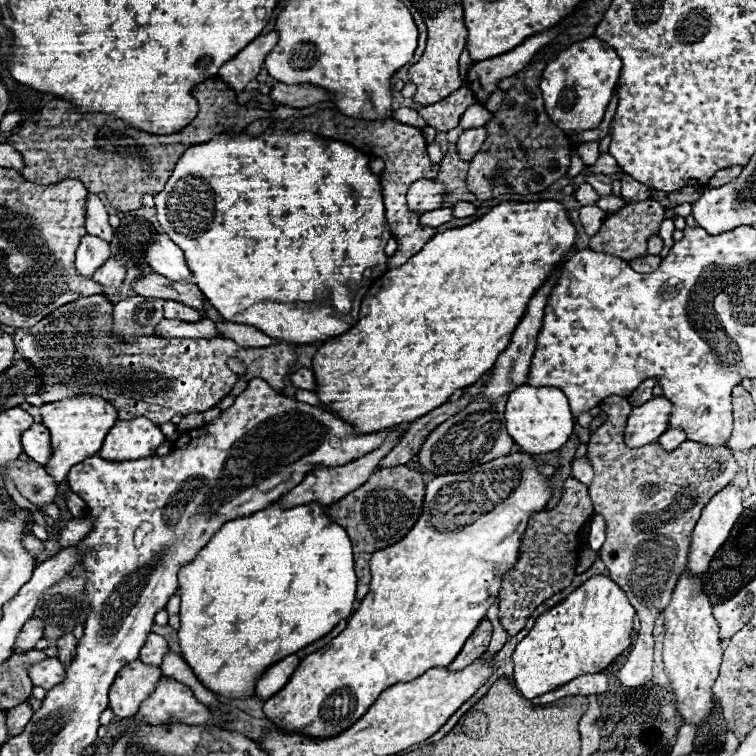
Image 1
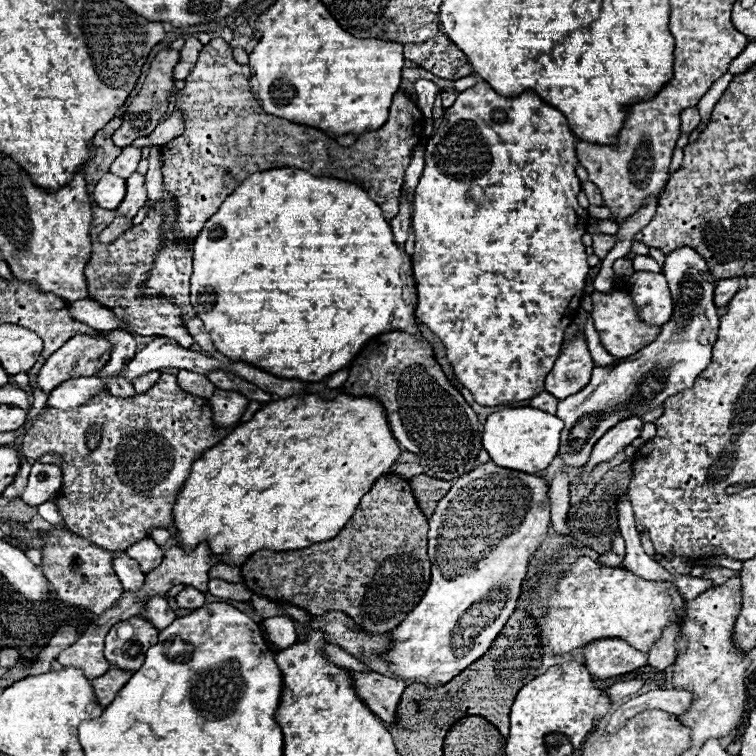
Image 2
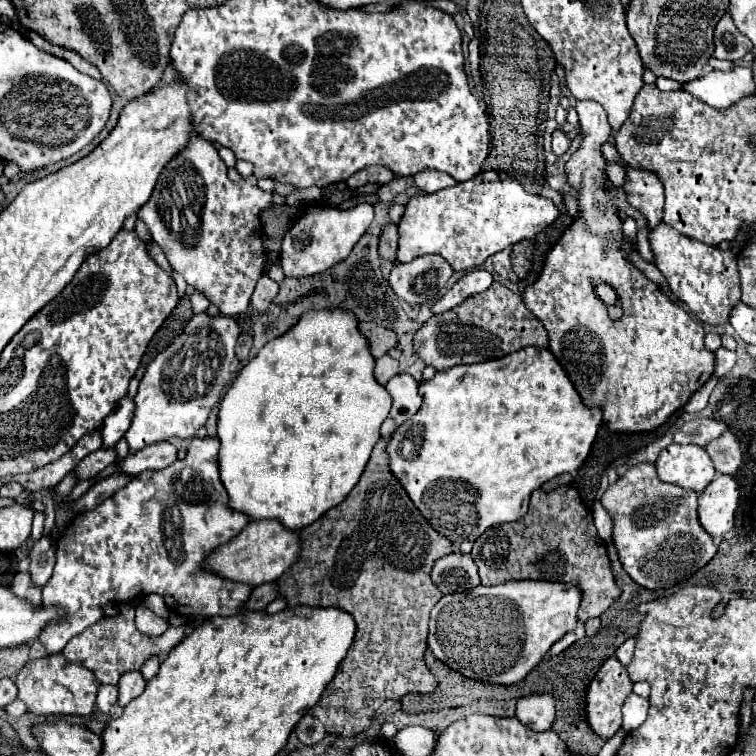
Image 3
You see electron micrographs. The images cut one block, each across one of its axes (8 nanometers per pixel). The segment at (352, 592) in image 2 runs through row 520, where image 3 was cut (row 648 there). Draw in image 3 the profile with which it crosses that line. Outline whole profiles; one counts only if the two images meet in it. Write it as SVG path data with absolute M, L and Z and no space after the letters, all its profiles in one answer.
M378 440L372 456L362 472L358 484L352 488L348 498L326 512L320 520L300 530L300 556L278 580L278 596L286 600L286 608L294 606L314 606L314 608L338 608L352 614L356 622L356 636L350 652L340 662L334 680L322 692L318 704L310 708L302 720L294 726L294 734L306 746L318 744L326 734L356 736L368 730L374 712L384 700L400 700L404 694L430 694L436 690L438 682L424 662L424 652L428 648L428 618L434 604L442 598L442 592L432 584L430 570L432 564L454 552L452 542L438 534L428 520L418 512L406 490L390 476L386 460L386 442Z

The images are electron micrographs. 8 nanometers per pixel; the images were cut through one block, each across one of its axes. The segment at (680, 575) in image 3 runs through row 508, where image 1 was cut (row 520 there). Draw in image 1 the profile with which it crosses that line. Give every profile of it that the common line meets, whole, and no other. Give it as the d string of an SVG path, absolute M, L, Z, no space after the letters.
M608 396L600 404L600 408L608 418L592 434L588 442L588 456L594 466L590 498L594 504L594 510L602 514L606 520L606 542L602 544L598 554L602 562L606 564L610 578L626 592L642 624L632 652L626 664L618 672L618 680L624 686L636 688L636 686L644 686L652 682L652 652L654 652L652 628L654 628L656 618L668 606L680 574L686 570L688 546L690 546L690 536L696 526L696 520L700 518L702 508L712 500L712 496L734 480L738 472L738 462L734 460L732 452L726 446L692 444L688 440L682 442L672 452L664 452L656 442L648 444L646 448L626 448L626 444L622 444L622 428L626 426L626 416L630 416L630 408L632 408L630 402L620 396Z

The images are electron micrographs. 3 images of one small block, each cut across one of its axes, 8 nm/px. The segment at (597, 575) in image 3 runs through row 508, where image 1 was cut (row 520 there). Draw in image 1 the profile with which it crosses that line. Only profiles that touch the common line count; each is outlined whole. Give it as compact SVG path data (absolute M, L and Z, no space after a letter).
M574 478L564 482L562 498L552 510L542 510L530 516L528 528L522 534L518 560L502 576L502 590L498 594L498 620L508 636L516 636L544 600L572 584L574 568L578 564L578 534L592 516L594 508L588 496L588 486Z

